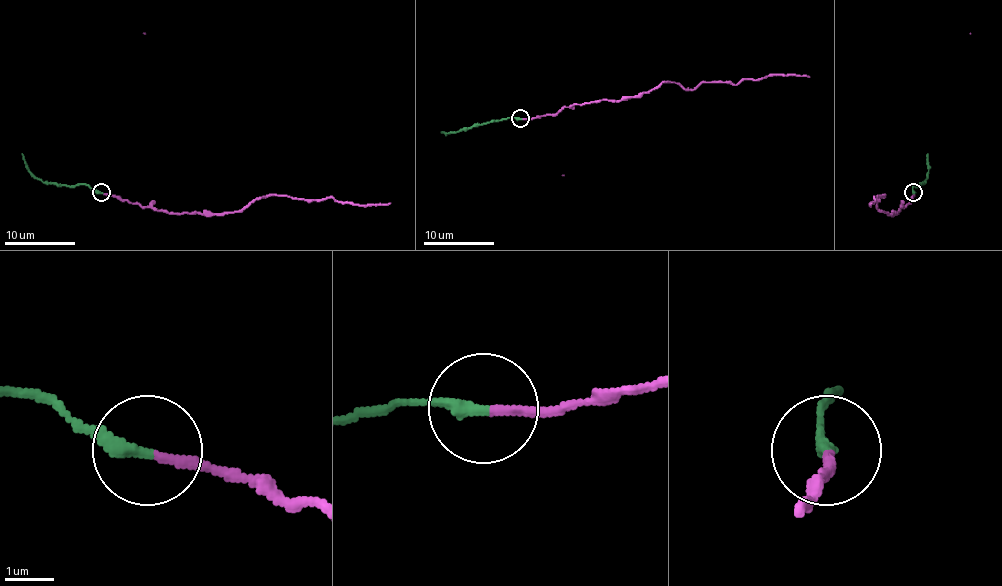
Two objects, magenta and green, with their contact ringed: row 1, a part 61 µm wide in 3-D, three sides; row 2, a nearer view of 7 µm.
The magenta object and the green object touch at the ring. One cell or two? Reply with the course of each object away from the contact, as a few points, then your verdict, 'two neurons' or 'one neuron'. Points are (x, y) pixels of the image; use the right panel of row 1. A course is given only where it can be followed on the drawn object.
course magenta (914, 193), (910, 202), (892, 214), (877, 207), (877, 200), (884, 194), (871, 203); course green (914, 193), (916, 184), (926, 179), (926, 154); two neurons

